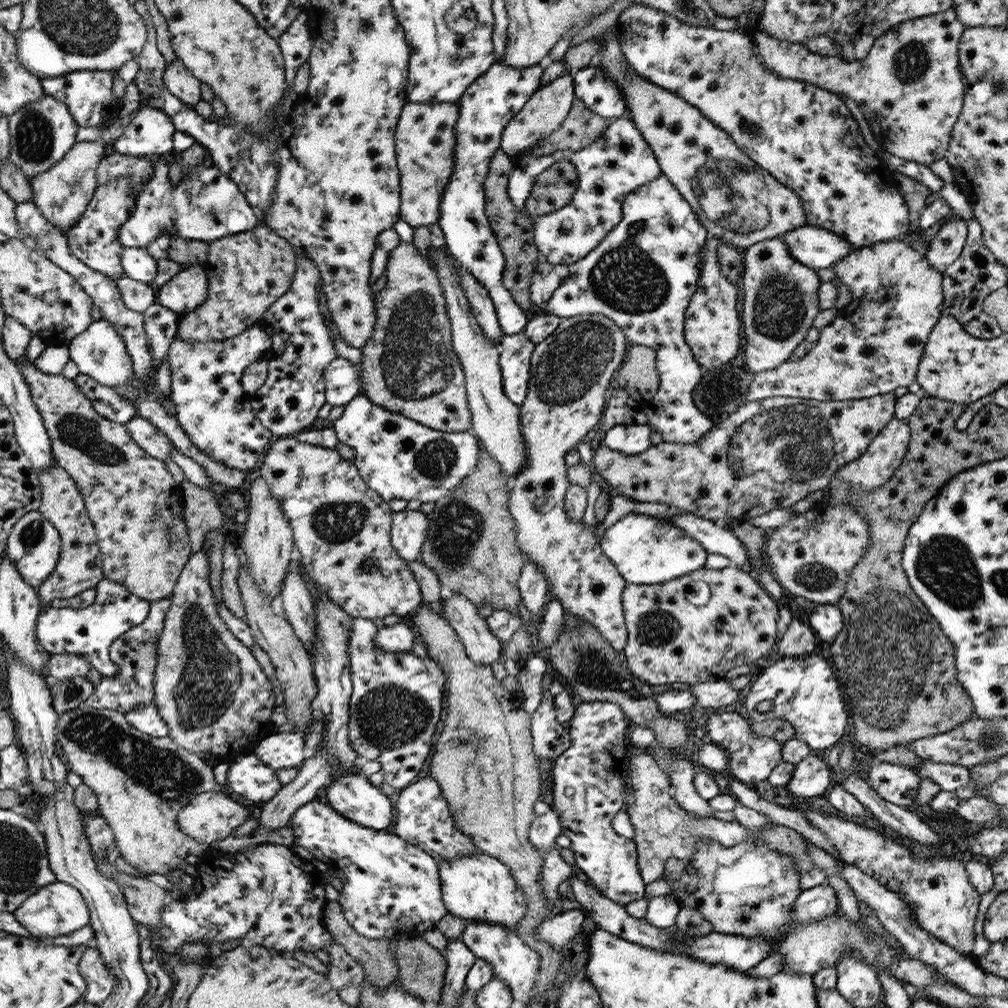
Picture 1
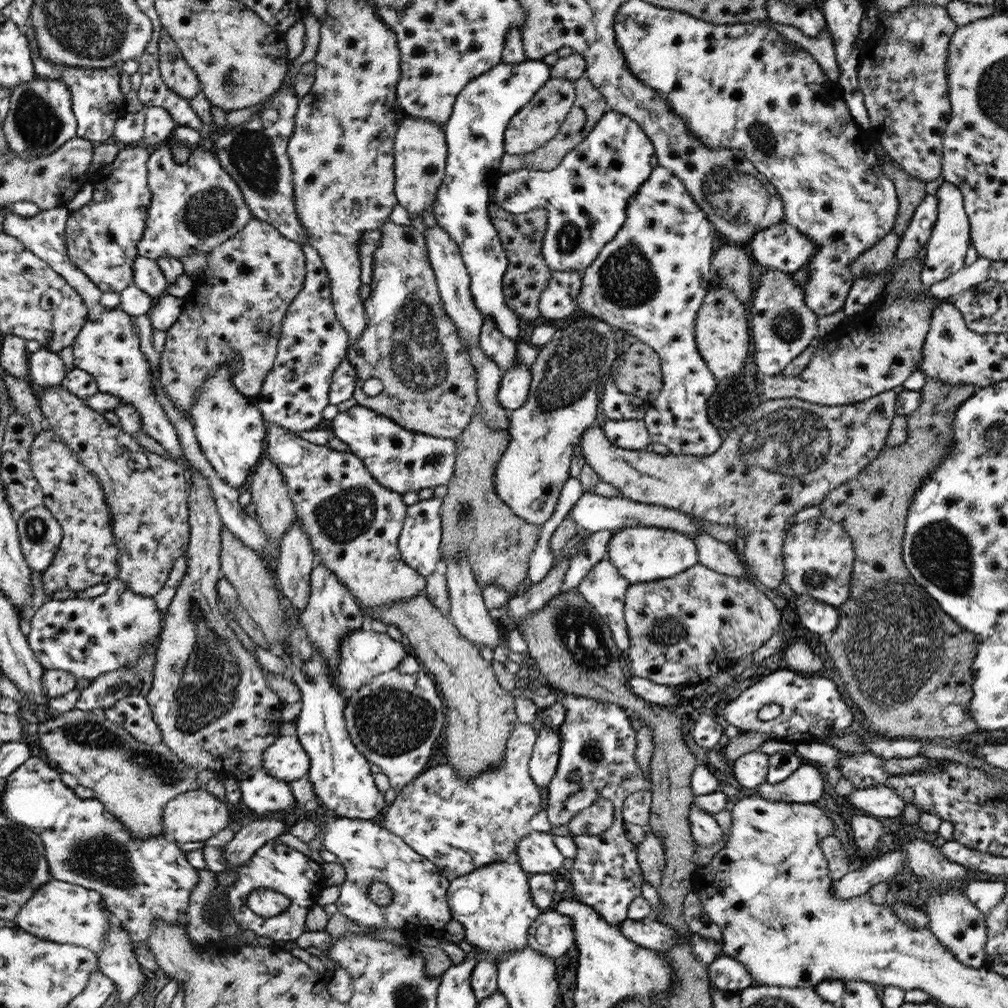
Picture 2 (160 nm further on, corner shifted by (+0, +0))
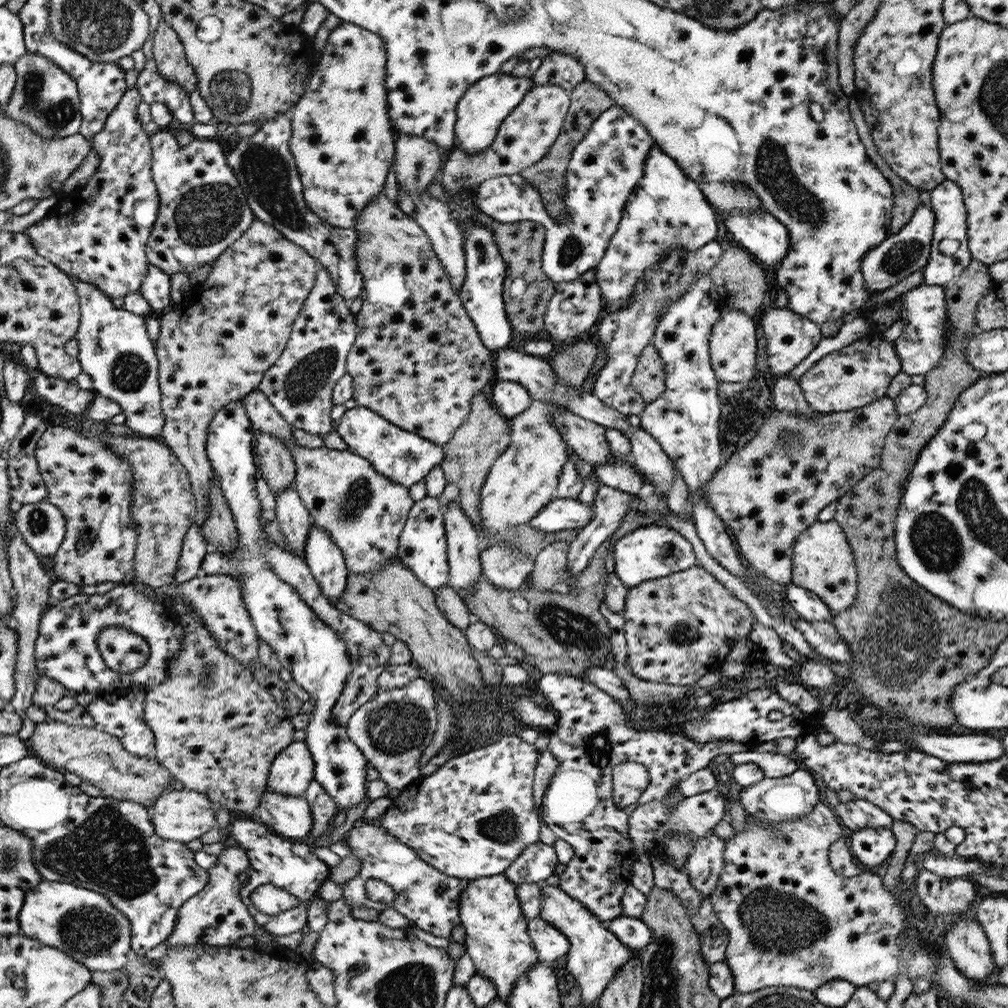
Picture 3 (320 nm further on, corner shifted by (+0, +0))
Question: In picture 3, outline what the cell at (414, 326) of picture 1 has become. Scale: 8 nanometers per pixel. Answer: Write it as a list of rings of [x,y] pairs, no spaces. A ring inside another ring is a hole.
[[[380,191],[376,200],[369,202],[369,205],[366,205],[365,209],[357,216],[357,224],[353,226],[353,229],[358,230],[356,259],[362,278],[365,281],[364,292],[361,293],[363,298],[362,307],[356,315],[360,333],[356,338],[356,345],[350,349],[348,356],[348,373],[353,377],[353,398],[358,406],[370,407],[373,411],[377,411],[378,414],[382,415],[382,418],[389,419],[391,423],[397,424],[402,429],[421,435],[422,438],[429,439],[430,442],[444,447],[452,440],[454,433],[460,428],[462,422],[468,418],[473,396],[478,391],[482,391],[482,388],[494,378],[496,370],[494,369],[492,351],[482,342],[480,332],[462,306],[459,292],[451,283],[450,275],[443,267],[429,236],[422,230],[416,218],[409,217],[405,212],[402,212],[395,202],[390,201]],[[374,385],[380,387],[377,392],[371,391]]]

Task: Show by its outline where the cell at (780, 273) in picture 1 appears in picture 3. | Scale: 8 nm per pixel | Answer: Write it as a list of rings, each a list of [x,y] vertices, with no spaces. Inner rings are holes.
[[[787,305],[782,309],[775,307],[757,320],[763,326],[764,338],[766,338],[770,373],[778,378],[788,375],[793,368],[796,368],[824,337],[818,324],[792,312]]]

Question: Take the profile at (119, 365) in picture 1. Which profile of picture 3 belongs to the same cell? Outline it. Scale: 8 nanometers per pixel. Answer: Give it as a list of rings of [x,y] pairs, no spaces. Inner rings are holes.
[[[71,278],[80,294],[81,328],[77,330],[78,355],[84,372],[92,378],[93,390],[119,404],[126,415],[126,426],[139,436],[160,439],[165,426],[165,413],[161,406],[160,362],[156,344],[147,333],[145,317],[112,305],[110,297],[97,286]]]

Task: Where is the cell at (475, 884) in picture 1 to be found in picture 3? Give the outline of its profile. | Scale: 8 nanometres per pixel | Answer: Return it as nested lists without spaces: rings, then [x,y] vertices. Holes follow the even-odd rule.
[[[504,872],[475,878],[467,884],[461,905],[461,925],[466,933],[465,952],[472,957],[476,974],[493,982],[497,996],[507,1004],[517,980],[540,961],[536,944],[529,935],[529,920],[521,909],[517,888],[518,884],[510,882]]]

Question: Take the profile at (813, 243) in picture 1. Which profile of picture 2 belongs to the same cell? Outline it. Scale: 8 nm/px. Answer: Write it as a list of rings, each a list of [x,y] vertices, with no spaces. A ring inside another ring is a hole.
[[[785,222],[756,232],[746,245],[757,266],[788,273],[806,267],[817,248],[798,228]]]

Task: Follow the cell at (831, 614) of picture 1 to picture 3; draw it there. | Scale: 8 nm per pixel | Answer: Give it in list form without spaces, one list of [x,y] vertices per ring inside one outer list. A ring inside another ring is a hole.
[[[788,583],[786,586],[788,601],[801,619],[808,620],[808,622],[830,622],[832,611],[814,592],[798,588],[792,583]]]

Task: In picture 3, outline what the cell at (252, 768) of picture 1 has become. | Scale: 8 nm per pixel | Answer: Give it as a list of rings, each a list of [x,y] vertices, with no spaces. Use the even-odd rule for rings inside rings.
[[[269,787],[261,796],[255,819],[272,832],[298,841],[309,841],[313,827],[312,809],[304,797],[278,794]]]

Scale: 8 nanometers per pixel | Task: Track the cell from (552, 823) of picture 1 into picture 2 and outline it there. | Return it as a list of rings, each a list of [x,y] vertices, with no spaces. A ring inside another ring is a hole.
[[[534,831],[517,845],[518,861],[528,876],[542,872],[562,874],[565,857],[556,848],[553,836],[552,832]]]

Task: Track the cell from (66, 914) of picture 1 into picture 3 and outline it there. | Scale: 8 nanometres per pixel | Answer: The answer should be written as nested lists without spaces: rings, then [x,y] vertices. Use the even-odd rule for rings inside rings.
[[[40,881],[26,893],[20,925],[21,934],[73,955],[92,971],[119,970],[128,964],[132,951],[132,926],[126,914],[118,910],[106,895],[73,883]]]

